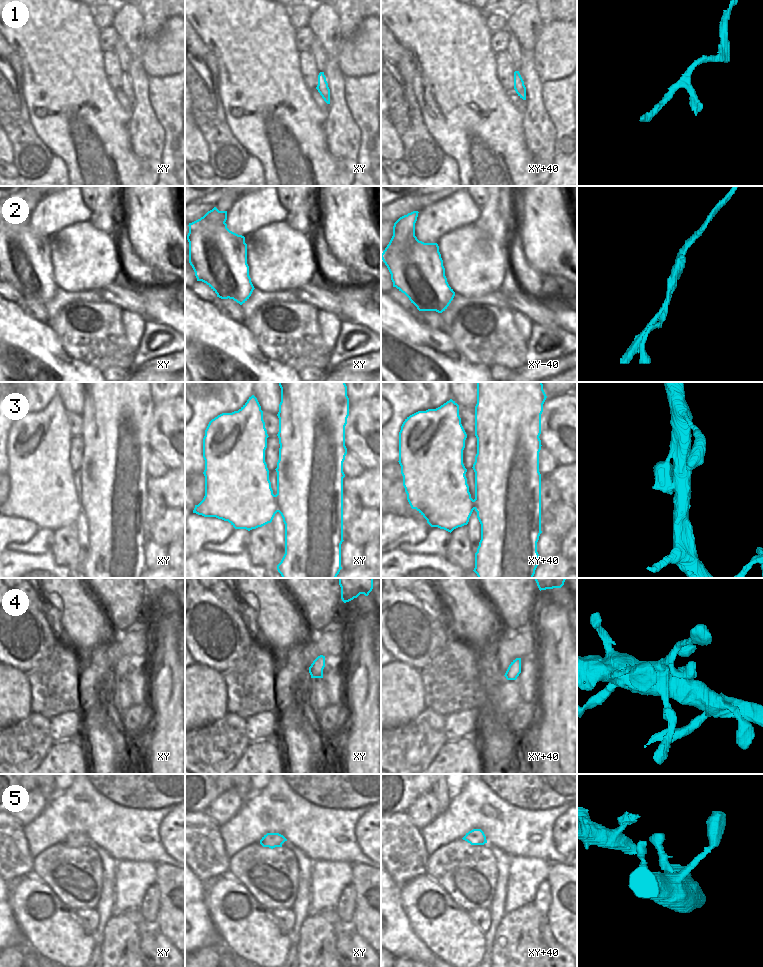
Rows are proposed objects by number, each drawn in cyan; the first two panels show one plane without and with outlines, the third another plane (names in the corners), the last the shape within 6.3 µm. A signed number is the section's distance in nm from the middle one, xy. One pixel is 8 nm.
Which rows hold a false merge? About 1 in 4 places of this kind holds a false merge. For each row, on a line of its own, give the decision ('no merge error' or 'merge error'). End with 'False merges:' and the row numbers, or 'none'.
1: no merge error
2: merge error
3: no merge error
4: no merge error
5: no merge error
False merges: 2

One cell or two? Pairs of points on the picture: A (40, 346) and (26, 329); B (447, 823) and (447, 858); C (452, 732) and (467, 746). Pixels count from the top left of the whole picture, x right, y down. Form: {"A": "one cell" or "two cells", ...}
{"A": "one cell", "B": "two cells", "C": "two cells"}

